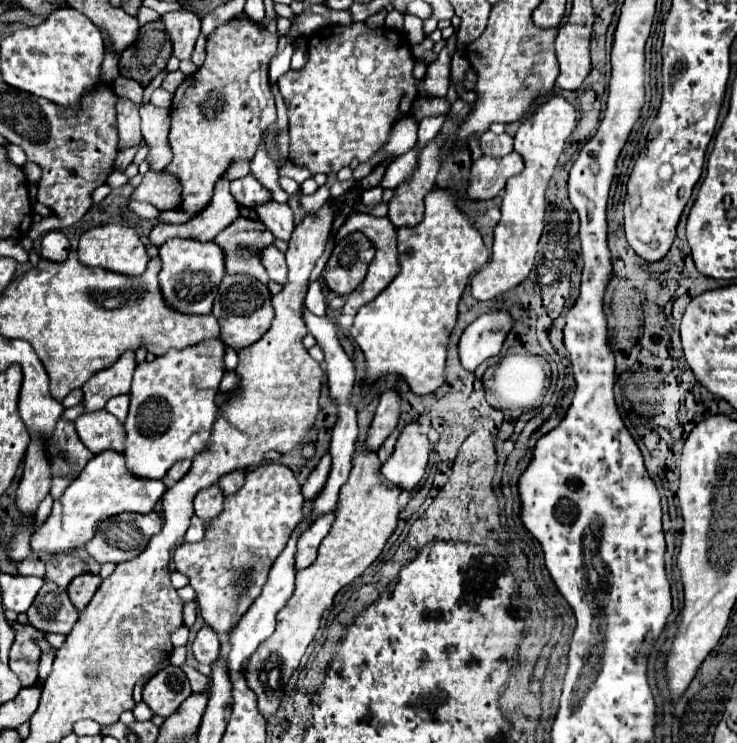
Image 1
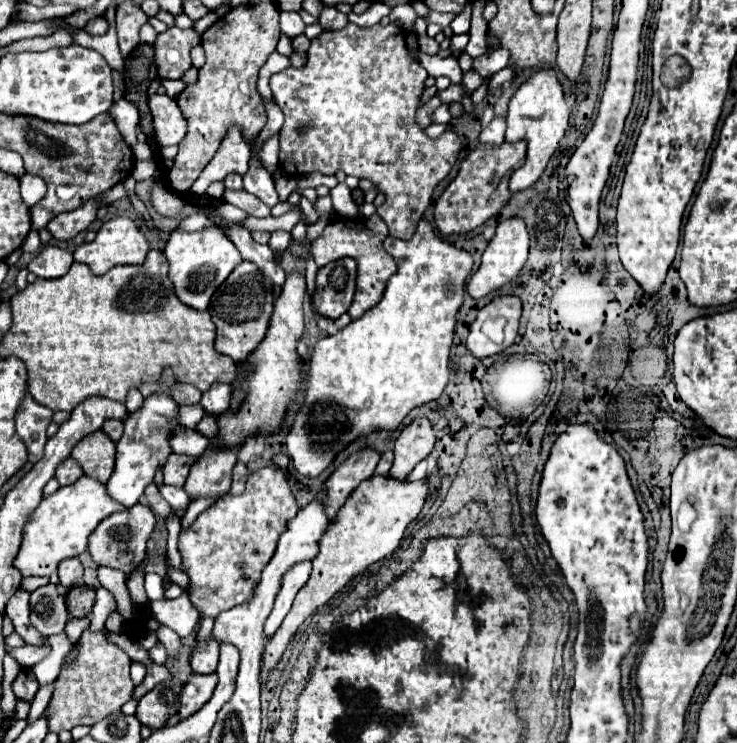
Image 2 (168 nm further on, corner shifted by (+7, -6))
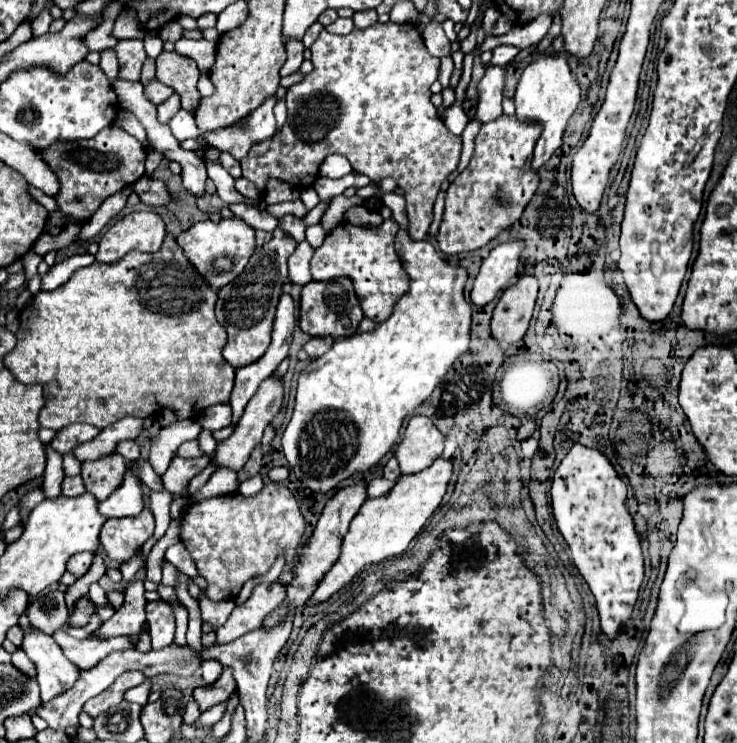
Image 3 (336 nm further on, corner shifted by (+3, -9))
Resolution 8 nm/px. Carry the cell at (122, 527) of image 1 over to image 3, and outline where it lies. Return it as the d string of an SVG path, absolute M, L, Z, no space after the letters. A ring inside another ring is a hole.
M149 509L135 517L109 519L101 529L101 545L105 555L113 561L125 563L135 557L135 551L153 535L155 519Z

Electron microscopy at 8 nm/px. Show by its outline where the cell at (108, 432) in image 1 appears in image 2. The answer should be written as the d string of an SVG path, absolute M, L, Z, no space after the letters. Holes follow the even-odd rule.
M99 430L97 434L87 434L81 442L77 442L77 446L71 450L71 456L83 466L87 476L107 482L113 472L115 444L103 430Z

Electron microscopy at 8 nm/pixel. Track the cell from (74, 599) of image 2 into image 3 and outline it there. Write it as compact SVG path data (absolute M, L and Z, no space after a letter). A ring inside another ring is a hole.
M89 597L77 599L75 607L73 607L73 613L69 617L69 627L85 627L93 613L95 613L95 605L91 603Z

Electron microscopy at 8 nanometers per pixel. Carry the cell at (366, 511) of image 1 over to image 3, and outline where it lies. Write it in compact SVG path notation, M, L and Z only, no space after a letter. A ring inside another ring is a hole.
M437 457L427 469L419 473L401 475L389 493L377 499L367 499L351 521L349 533L345 535L341 545L341 557L337 559L333 569L321 579L321 585L307 601L307 607L327 601L341 587L345 587L365 565L379 563L387 557L403 553L407 545L415 539L415 535L421 531L421 527L427 523L427 519L433 515L433 511L441 505L451 473L453 473L453 461Z

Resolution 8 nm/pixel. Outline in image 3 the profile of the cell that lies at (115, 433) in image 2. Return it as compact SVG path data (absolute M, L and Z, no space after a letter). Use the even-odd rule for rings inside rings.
M121 441L117 453L123 455L125 459L139 459L139 445L135 441Z

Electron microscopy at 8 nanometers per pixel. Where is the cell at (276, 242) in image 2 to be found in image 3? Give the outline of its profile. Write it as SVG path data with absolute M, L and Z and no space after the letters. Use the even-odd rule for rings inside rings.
M285 215L285 217L279 219L279 227L281 227L281 229L287 229L287 233L289 233L291 237L295 237L297 243L305 239L305 229L307 229L307 225L303 223L303 219L297 219L297 217L293 217L293 215Z

